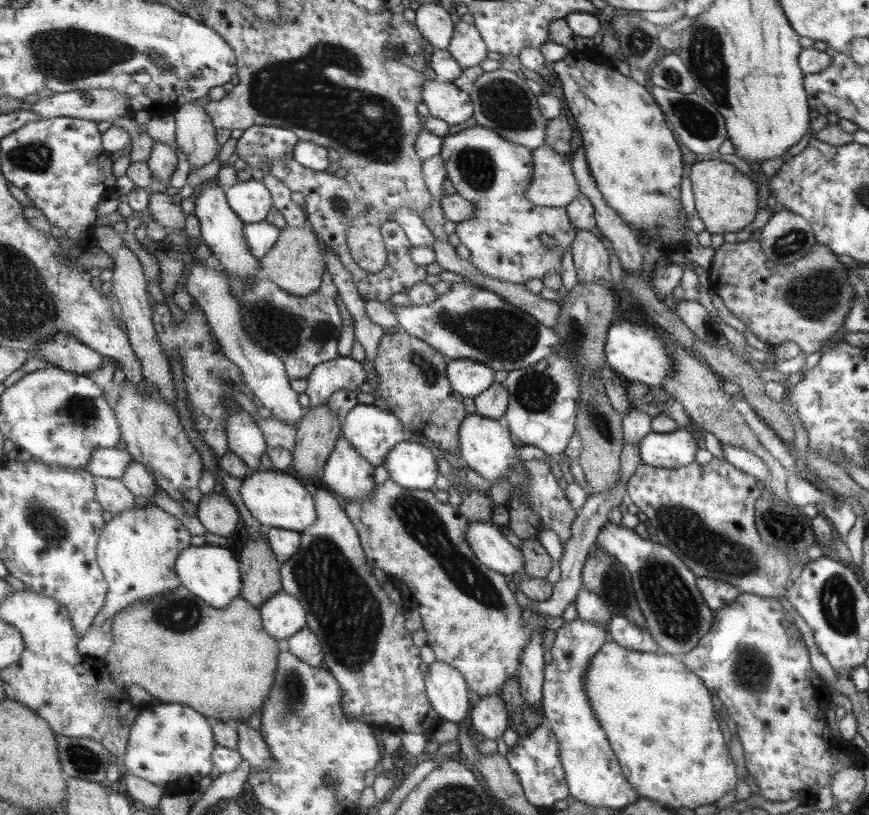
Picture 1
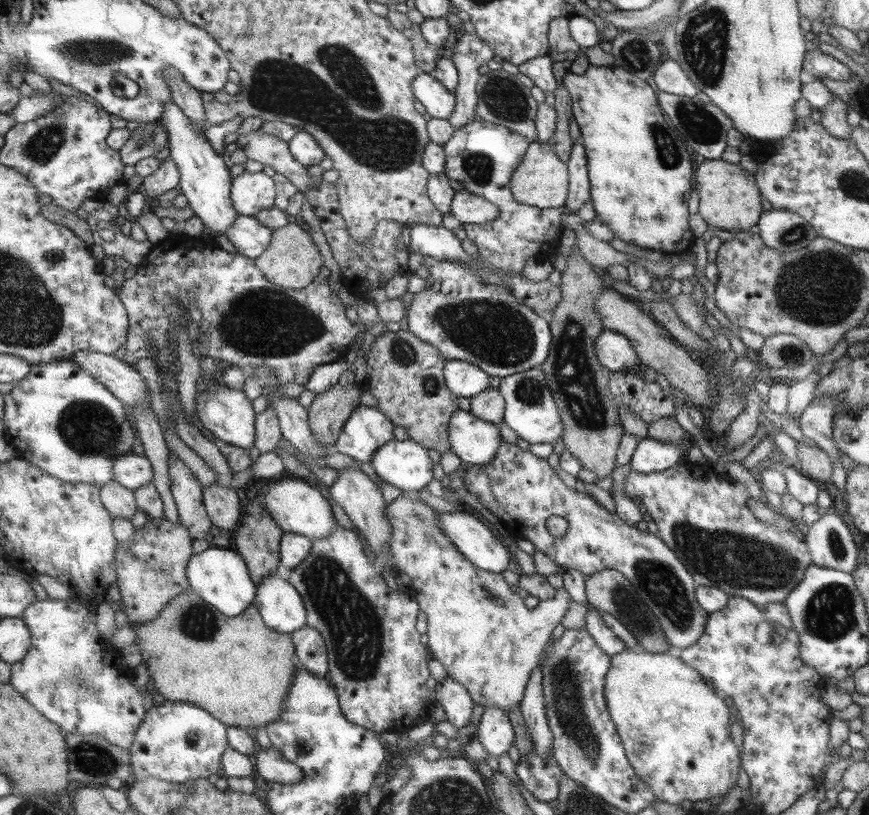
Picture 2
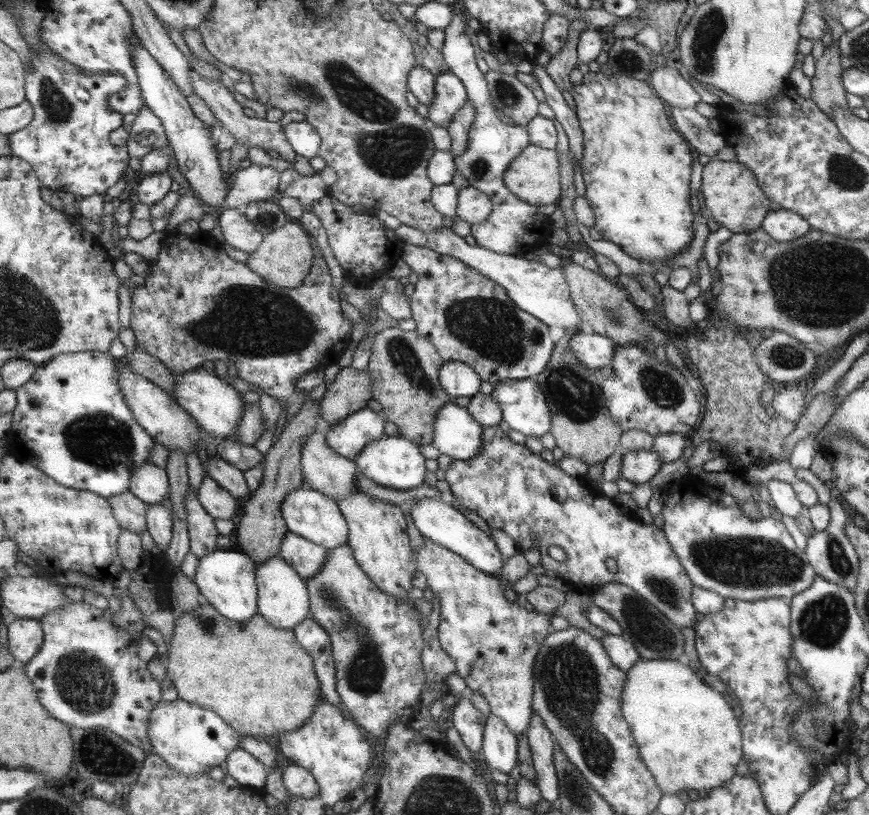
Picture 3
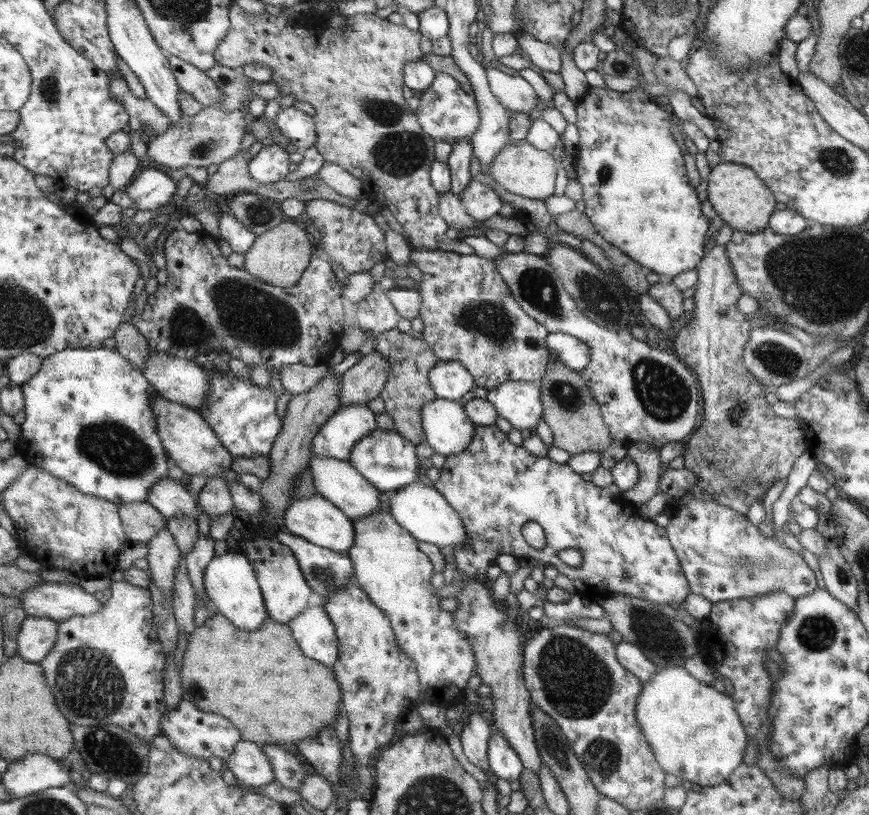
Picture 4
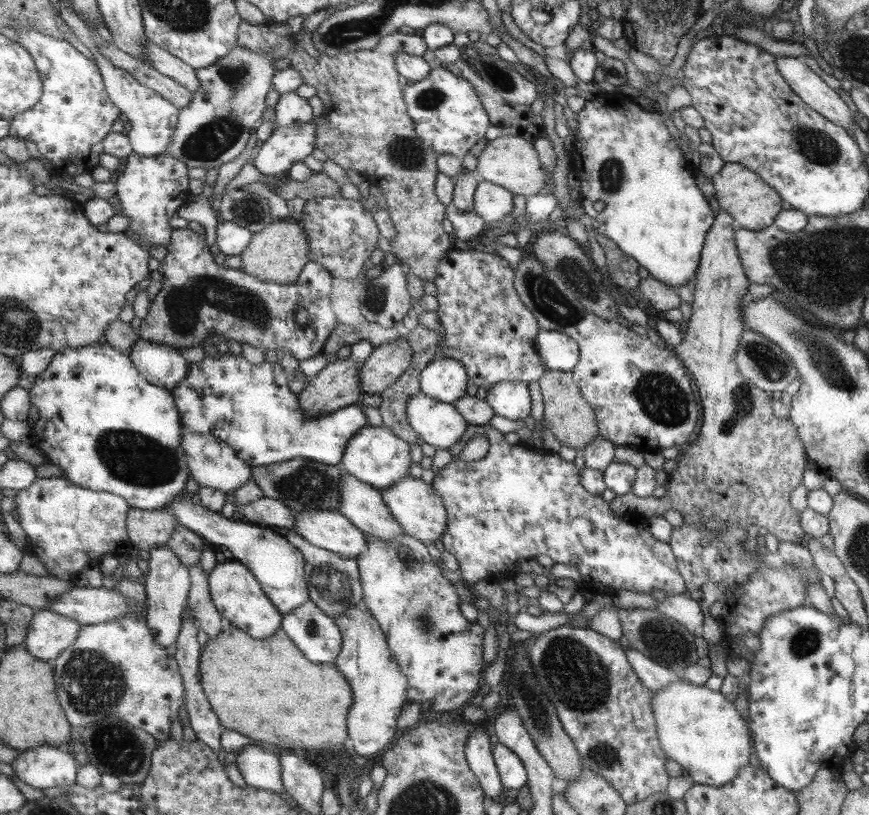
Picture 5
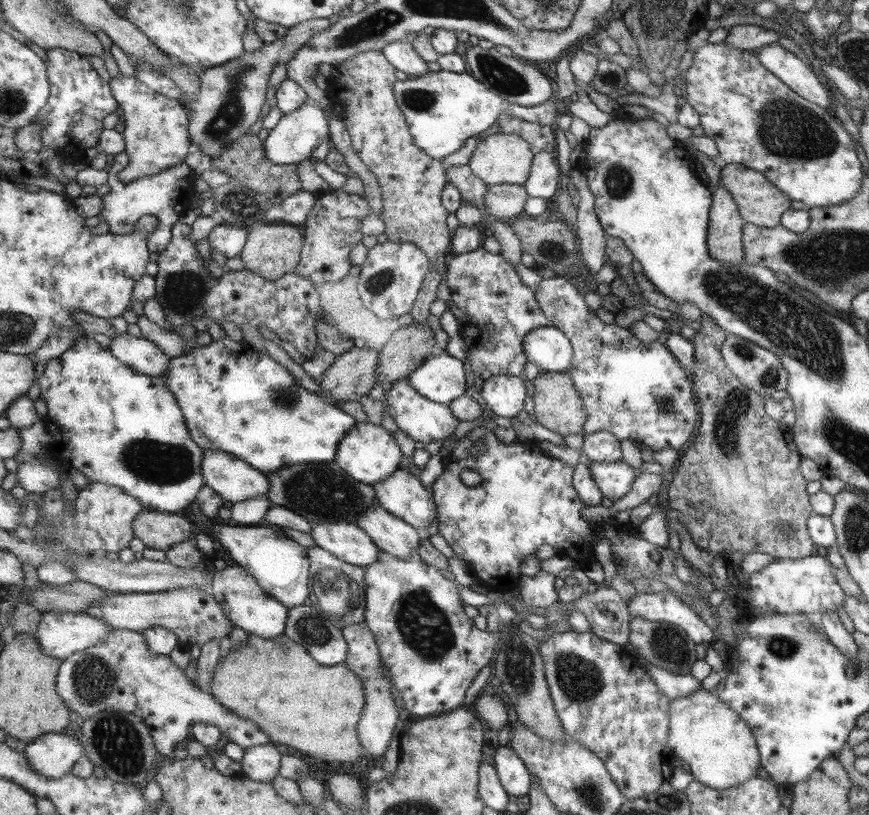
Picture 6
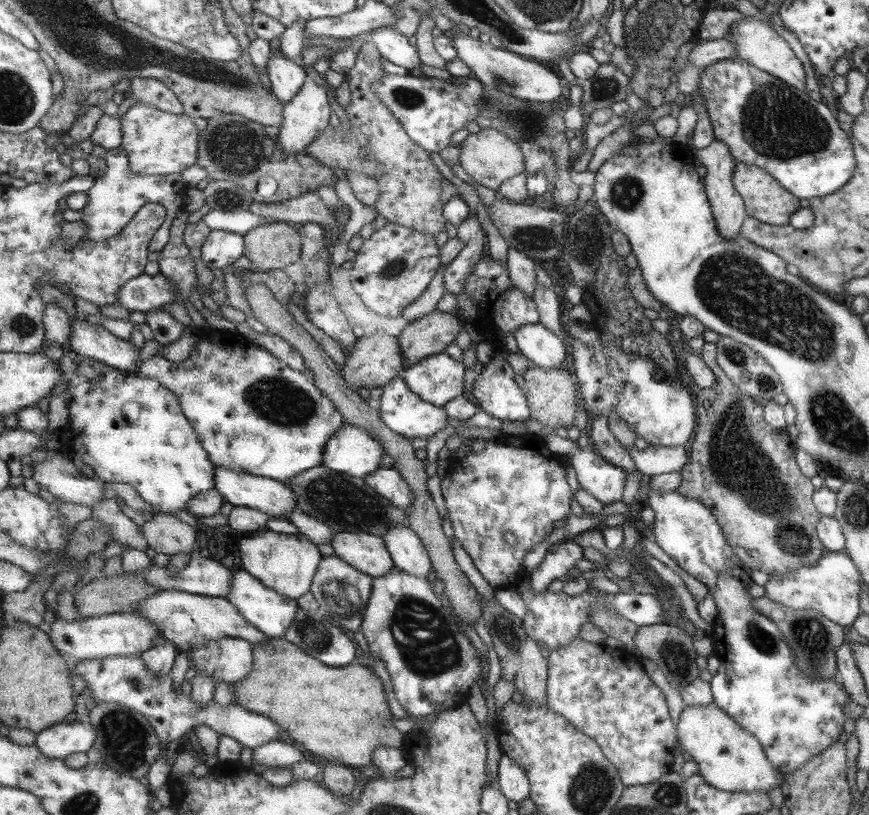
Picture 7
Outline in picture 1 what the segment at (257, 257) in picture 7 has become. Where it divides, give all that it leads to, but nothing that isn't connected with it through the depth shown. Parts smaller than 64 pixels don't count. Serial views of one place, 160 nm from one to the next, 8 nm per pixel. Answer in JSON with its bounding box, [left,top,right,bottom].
[259,228,323,297]

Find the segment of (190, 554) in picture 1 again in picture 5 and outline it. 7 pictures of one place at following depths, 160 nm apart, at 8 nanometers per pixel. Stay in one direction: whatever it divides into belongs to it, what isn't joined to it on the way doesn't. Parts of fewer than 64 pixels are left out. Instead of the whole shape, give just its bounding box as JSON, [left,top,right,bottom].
[209,558,284,639]

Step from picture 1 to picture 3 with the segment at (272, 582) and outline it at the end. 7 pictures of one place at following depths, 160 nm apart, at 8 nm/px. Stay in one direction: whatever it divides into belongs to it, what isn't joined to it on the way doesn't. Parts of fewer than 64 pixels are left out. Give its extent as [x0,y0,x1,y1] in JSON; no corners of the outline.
[237,396,320,564]

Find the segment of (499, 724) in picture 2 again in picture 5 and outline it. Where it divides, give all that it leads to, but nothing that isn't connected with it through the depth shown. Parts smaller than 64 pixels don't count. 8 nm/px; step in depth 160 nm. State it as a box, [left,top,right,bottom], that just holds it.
[492,743,526,792]

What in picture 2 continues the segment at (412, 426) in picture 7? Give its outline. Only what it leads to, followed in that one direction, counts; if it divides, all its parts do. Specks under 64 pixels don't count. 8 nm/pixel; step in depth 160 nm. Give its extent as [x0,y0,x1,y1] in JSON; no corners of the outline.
[449,409,500,466]

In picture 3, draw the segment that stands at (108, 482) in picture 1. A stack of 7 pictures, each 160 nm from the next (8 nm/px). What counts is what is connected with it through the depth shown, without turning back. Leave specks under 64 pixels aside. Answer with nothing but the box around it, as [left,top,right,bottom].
[108,490,148,534]

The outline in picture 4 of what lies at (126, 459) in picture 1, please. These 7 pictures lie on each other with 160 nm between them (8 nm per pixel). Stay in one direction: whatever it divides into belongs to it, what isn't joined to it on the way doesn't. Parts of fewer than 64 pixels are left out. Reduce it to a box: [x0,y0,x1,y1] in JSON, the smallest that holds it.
[148,477,199,520]

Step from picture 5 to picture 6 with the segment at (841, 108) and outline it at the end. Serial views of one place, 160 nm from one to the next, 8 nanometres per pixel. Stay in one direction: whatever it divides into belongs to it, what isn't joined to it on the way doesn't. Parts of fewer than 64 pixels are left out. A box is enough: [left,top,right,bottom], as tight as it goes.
[757,42,829,108]

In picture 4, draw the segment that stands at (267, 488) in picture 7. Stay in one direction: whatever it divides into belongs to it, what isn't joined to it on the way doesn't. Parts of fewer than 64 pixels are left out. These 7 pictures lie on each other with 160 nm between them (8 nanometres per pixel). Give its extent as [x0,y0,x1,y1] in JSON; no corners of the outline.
[150,392,233,480]

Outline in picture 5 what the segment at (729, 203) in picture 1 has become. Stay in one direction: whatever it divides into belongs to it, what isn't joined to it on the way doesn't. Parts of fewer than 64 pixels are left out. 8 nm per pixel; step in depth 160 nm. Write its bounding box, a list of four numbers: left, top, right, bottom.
[709,163,783,231]

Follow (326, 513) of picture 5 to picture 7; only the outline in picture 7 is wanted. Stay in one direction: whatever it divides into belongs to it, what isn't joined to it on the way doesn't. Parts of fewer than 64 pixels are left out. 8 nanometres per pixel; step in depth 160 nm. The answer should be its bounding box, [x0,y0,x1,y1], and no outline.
[328,531,392,577]

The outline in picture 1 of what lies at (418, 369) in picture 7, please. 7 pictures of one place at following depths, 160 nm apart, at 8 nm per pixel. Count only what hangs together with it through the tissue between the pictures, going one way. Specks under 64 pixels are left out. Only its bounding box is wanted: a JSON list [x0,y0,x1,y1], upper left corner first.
[446,359,495,398]

